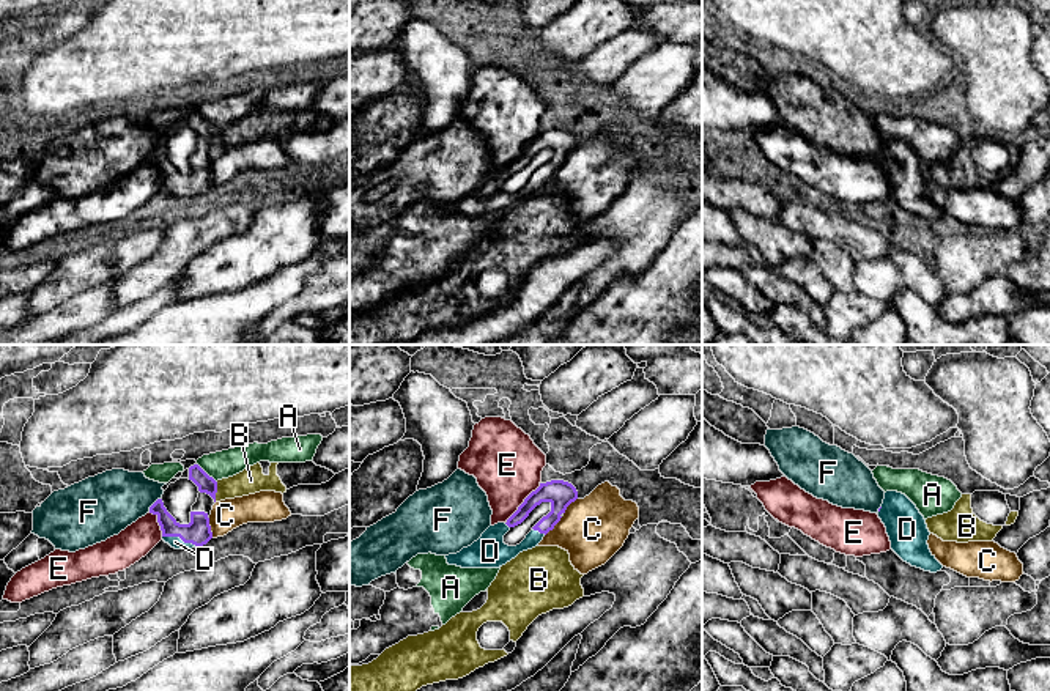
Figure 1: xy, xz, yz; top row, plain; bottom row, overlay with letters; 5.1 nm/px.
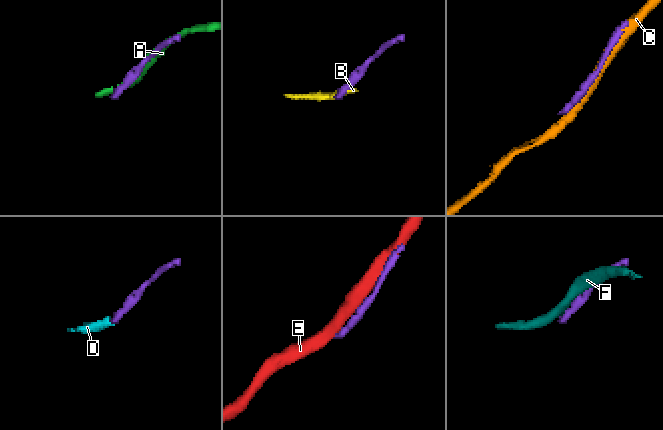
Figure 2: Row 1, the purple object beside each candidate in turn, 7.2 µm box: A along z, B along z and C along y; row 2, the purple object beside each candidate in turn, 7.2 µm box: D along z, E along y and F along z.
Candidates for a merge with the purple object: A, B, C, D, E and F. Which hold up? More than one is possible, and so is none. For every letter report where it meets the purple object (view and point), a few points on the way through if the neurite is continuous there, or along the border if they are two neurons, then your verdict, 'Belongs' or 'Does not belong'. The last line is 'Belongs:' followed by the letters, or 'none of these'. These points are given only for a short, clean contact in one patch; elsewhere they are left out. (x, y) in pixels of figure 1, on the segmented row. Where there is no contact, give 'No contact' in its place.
A: Touches purple at xy (205, 472). Does not belong
B: Touches purple at xy (216, 491). Boundary: xy (218, 482), (214, 501). Does not belong
C: Touches purple at xz (554, 524). Does not belong
D: Touches purple at xy (180, 537). Path across: xy (197, 532), (180, 537), (175, 542). Belongs
E: Touches purple at xz (521, 504). Does not belong
F: Touches purple at xy (153, 504). Does not belong
Belongs: D

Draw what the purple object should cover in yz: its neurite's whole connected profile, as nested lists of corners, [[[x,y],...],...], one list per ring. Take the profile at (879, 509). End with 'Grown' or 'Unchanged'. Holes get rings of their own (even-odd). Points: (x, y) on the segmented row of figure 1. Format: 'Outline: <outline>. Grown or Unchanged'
Outline: [[[886,491],[878,518],[886,527],[891,549],[904,562],[930,573],[943,568],[929,549],[930,532],[924,516],[905,494]]]. Grown

